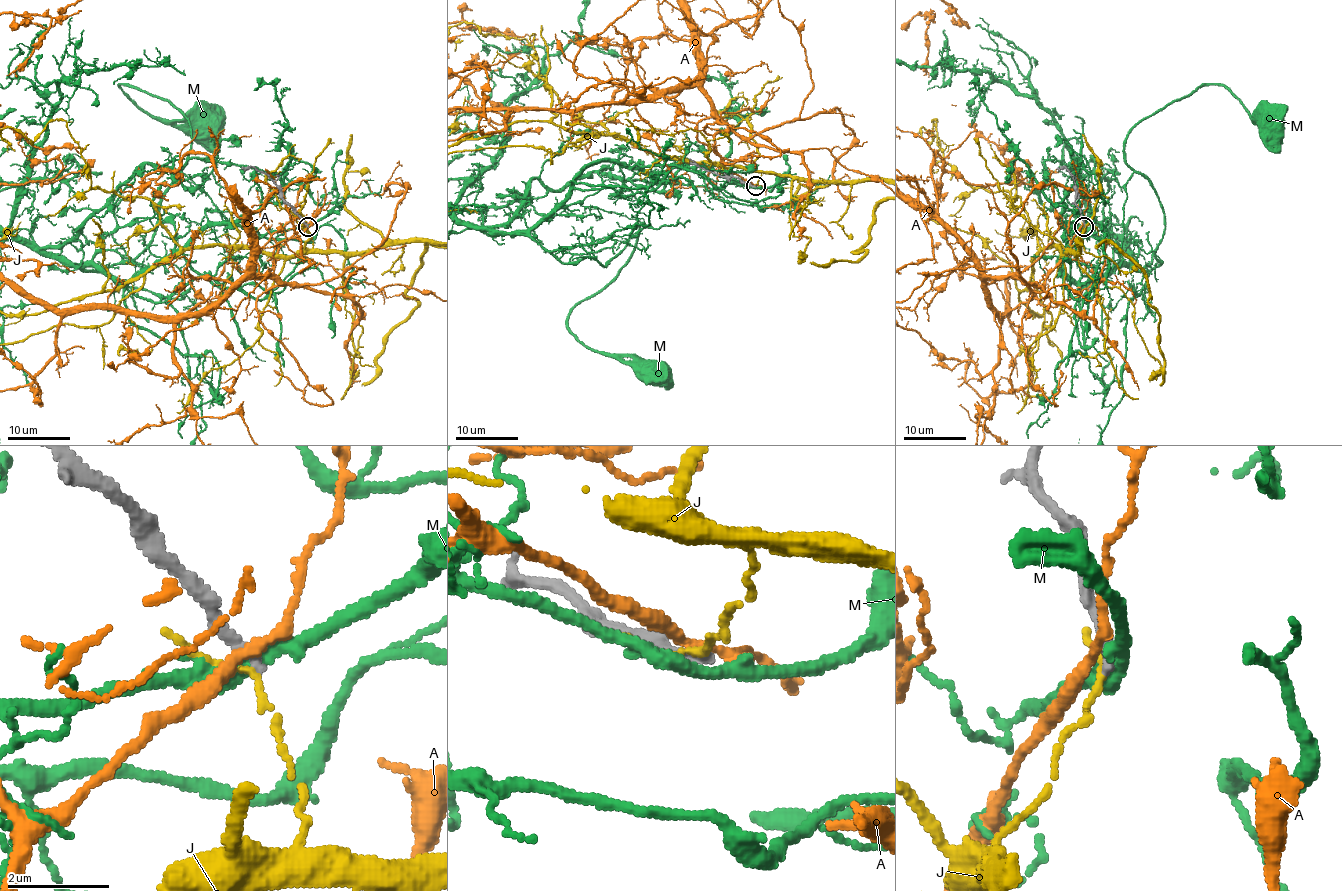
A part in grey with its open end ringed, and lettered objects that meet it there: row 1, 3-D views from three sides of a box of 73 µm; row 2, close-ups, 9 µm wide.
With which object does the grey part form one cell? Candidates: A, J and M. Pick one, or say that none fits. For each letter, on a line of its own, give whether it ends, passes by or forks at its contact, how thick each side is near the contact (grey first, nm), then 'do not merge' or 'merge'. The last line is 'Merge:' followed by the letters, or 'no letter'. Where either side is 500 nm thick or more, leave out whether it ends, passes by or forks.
A: it passes by; calibres 240 and 220 nm; do not merge
J: it passes by; calibres 200 and 90 nm; do not merge
M: it passes by; calibres 240 and 320 nm; do not merge
Merge: no letter

